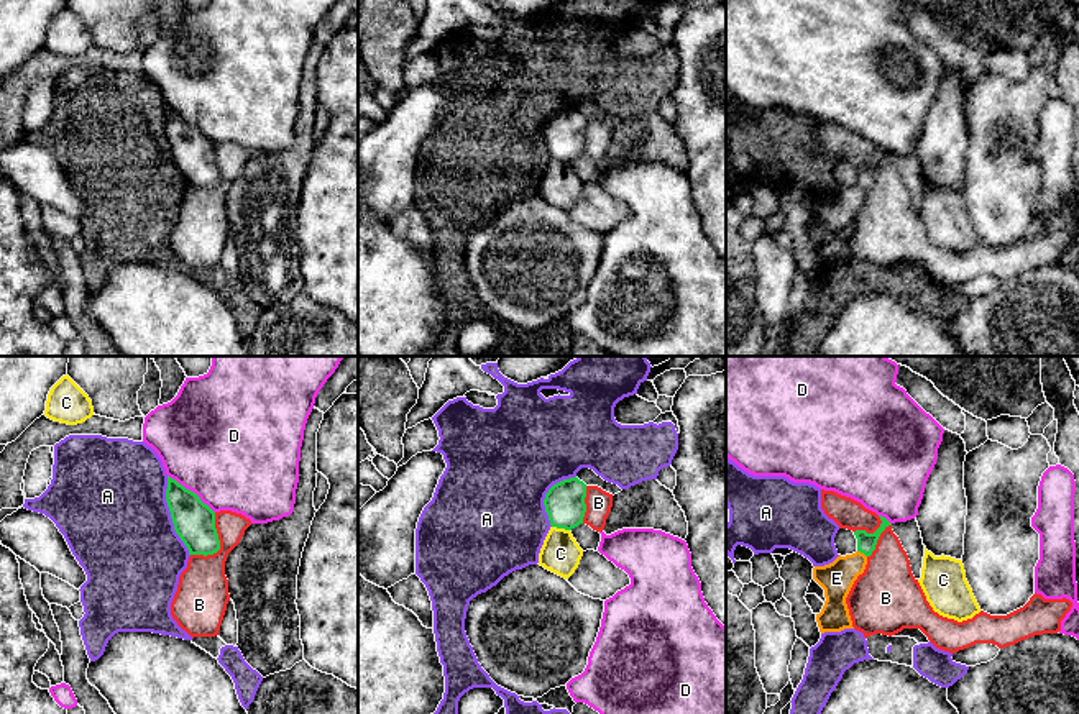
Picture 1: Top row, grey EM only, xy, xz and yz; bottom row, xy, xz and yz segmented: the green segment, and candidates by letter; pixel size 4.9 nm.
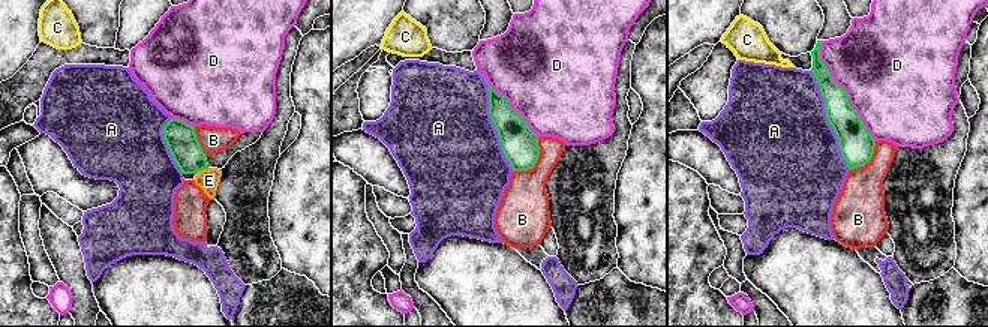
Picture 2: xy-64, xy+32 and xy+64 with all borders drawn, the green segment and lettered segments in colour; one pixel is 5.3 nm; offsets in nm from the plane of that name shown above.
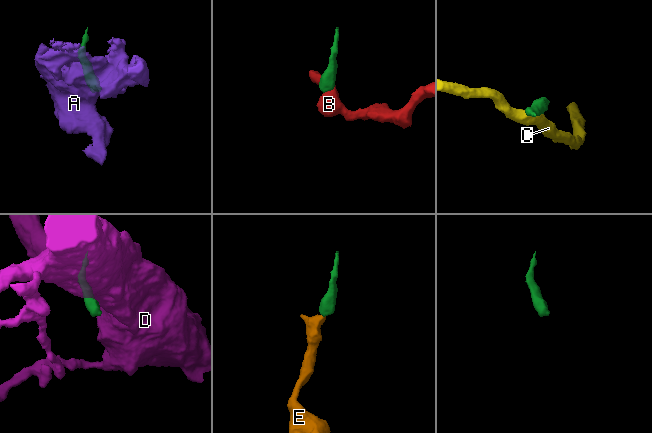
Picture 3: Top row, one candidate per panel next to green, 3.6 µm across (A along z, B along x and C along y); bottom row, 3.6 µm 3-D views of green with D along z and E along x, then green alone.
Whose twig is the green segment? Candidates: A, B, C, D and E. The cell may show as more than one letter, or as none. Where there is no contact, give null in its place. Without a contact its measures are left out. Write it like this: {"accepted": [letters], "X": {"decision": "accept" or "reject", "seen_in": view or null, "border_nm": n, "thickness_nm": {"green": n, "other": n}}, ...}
{"accepted": ["E"], "A": {"decision": "reject", "seen_in": "xy", "border_nm": 400, "thickness_nm": {"green": 200, "other": 500}}, "B": {"decision": "reject", "seen_in": "xy", "border_nm": 240, "thickness_nm": {"green": 200, "other": 260}}, "C": {"decision": "reject", "seen_in": "xz", "border_nm": 90, "thickness_nm": {"green": 190, "other": 200}}, "D": {"decision": "reject", "seen_in": "xy", "border_nm": 300, "thickness_nm": {"green": 200, "other": 500}}, "E": {"decision": "accept", "seen_in": "yz", "border_nm": 60, "thickness_nm": {"green": 100, "other": 160}}}

